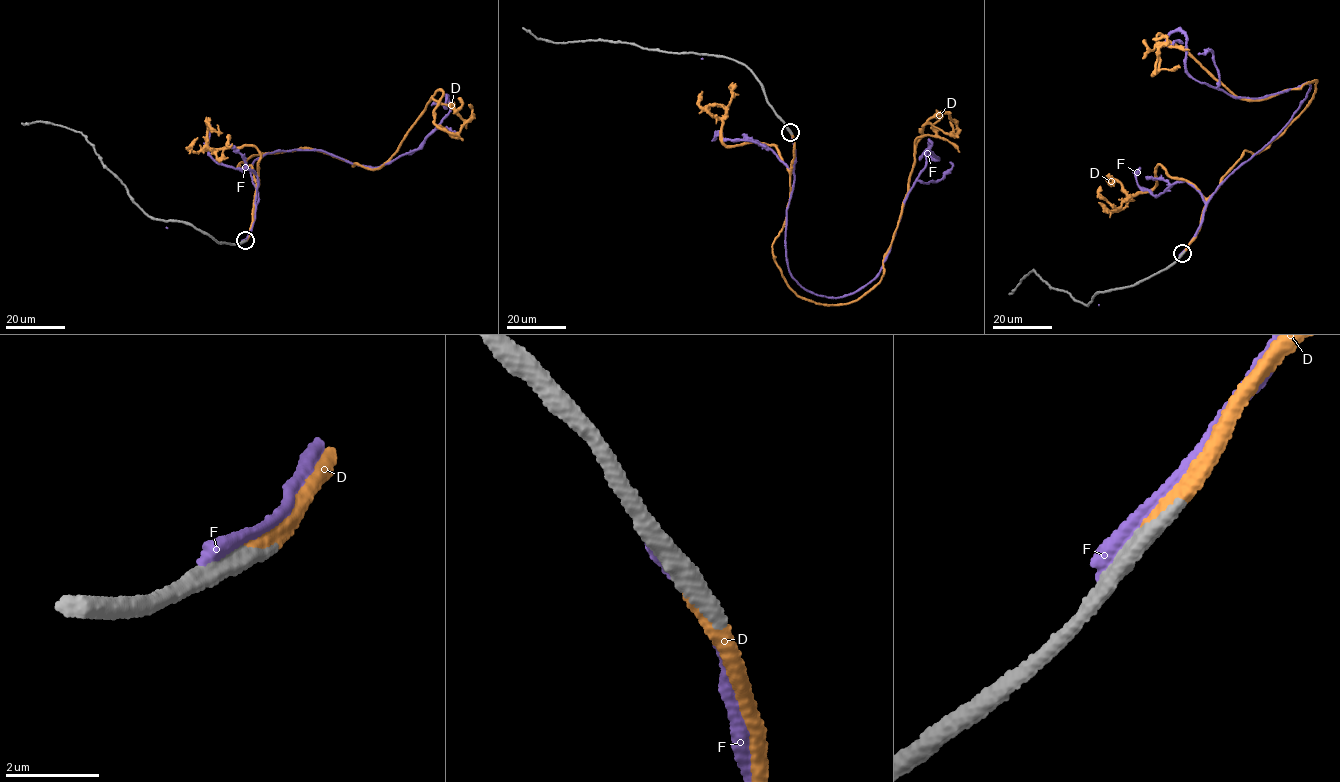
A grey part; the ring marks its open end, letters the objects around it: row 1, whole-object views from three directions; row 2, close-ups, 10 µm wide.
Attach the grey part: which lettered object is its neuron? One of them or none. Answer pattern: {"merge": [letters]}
{"merge": ["D"]}

